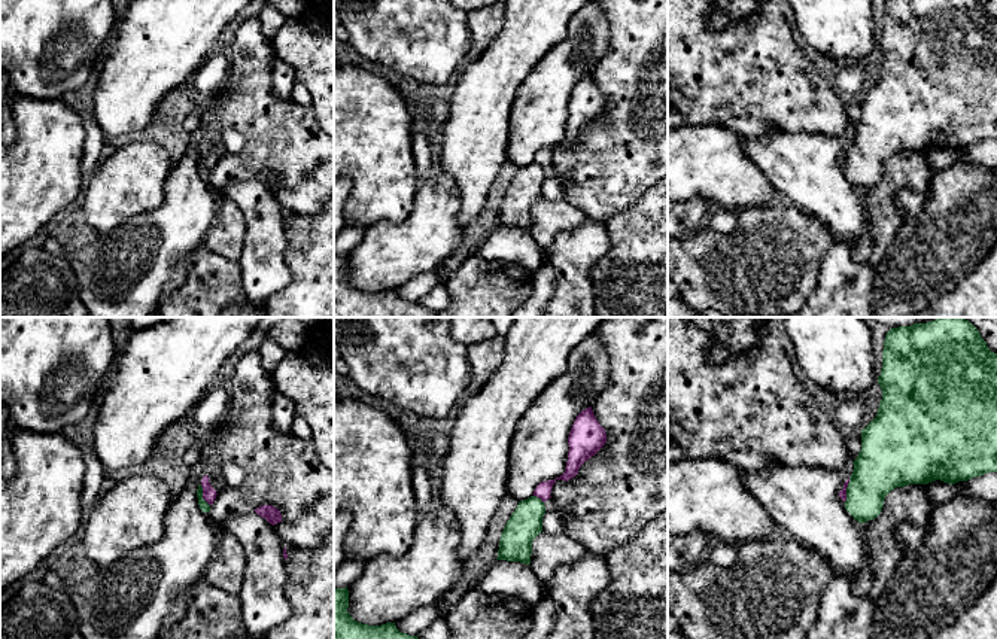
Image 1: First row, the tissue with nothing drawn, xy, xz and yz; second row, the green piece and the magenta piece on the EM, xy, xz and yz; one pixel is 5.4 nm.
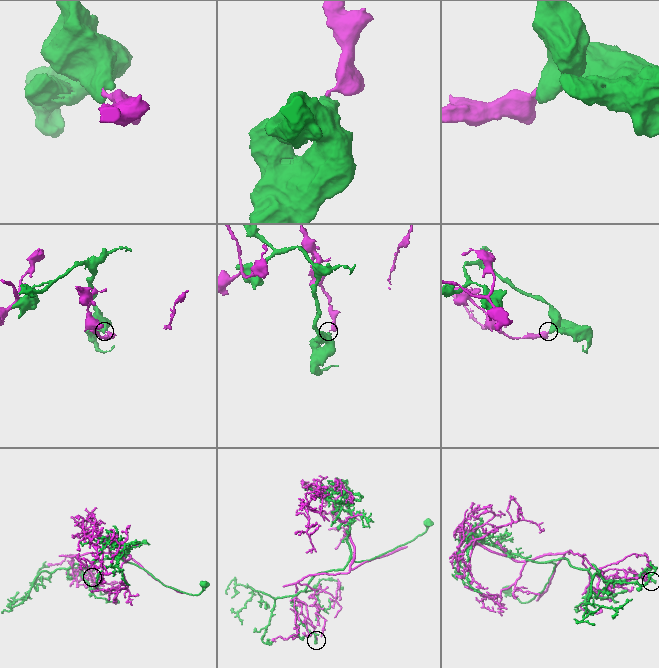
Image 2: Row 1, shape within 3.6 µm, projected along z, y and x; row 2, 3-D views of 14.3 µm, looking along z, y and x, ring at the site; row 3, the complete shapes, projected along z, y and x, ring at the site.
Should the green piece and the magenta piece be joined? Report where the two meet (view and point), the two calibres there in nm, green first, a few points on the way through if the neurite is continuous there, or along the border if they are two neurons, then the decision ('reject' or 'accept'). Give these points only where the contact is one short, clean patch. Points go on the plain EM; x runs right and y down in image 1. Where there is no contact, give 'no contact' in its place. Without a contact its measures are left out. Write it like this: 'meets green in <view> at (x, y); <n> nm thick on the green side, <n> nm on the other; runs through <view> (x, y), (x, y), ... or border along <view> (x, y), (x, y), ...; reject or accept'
meets green in xy at (201, 161); 60 nm thick on the green side, 80 nm on the other; border along xy (200, 151), (203, 166), (209, 172); reject

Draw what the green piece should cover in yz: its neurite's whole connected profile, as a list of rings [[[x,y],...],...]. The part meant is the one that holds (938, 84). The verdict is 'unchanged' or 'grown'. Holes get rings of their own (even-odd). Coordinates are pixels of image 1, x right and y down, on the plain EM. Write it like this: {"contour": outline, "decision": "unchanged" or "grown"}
{"contour": [[[887,0],[878,51],[882,57],[878,80],[861,95],[861,116],[852,128],[854,137],[846,153],[845,176],[854,186],[863,191],[876,185],[882,177],[885,162],[897,153],[928,150],[936,146],[955,150],[988,139],[997,139],[997,19],[988,15],[981,0]]], "decision": "unchanged"}

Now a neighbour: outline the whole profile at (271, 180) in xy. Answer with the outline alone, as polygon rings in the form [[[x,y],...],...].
[[[262,171],[256,174],[255,179],[265,185],[273,192],[282,188],[280,177],[271,171]]]

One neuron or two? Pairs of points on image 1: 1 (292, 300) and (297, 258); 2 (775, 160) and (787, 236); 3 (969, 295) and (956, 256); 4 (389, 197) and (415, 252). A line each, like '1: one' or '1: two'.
1: one
2: two
3: two
4: two

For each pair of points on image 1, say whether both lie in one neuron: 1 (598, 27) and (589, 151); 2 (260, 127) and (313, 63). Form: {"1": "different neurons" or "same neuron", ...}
{"1": "different neurons", "2": "different neurons"}

